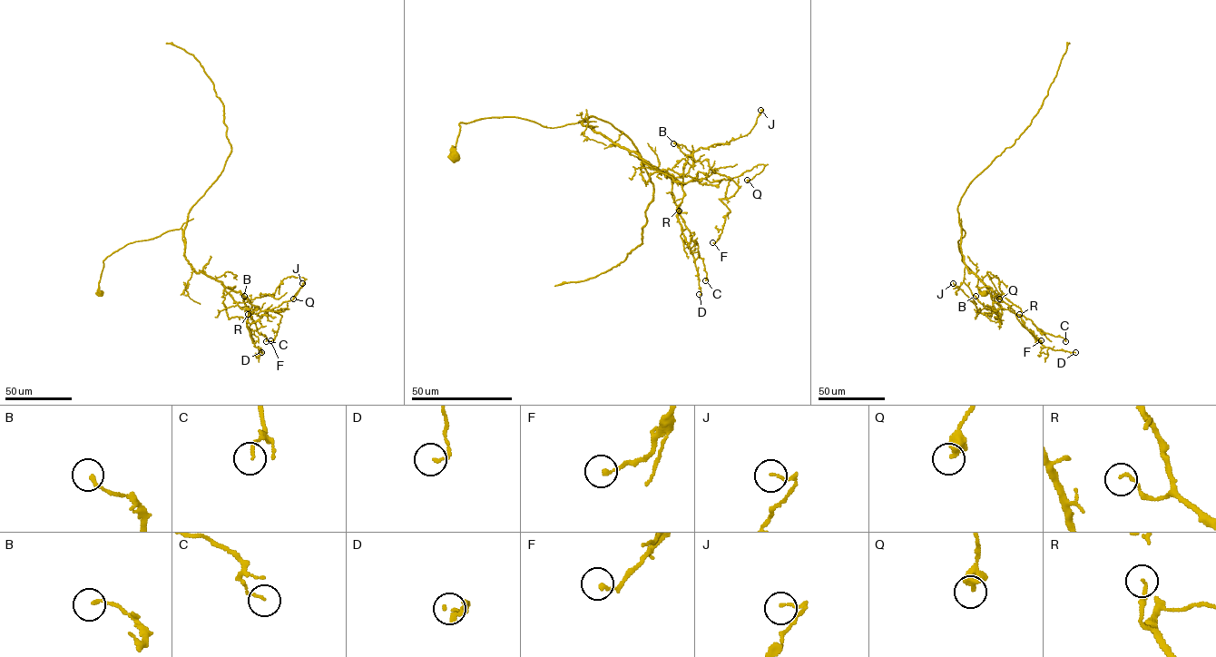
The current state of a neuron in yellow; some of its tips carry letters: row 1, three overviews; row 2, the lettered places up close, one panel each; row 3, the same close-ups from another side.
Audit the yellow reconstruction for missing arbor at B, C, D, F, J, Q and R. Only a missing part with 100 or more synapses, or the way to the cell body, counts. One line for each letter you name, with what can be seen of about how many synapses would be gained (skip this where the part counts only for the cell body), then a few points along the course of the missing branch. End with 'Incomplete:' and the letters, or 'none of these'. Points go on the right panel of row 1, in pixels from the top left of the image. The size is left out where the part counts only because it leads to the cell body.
Incomplete: none of these

